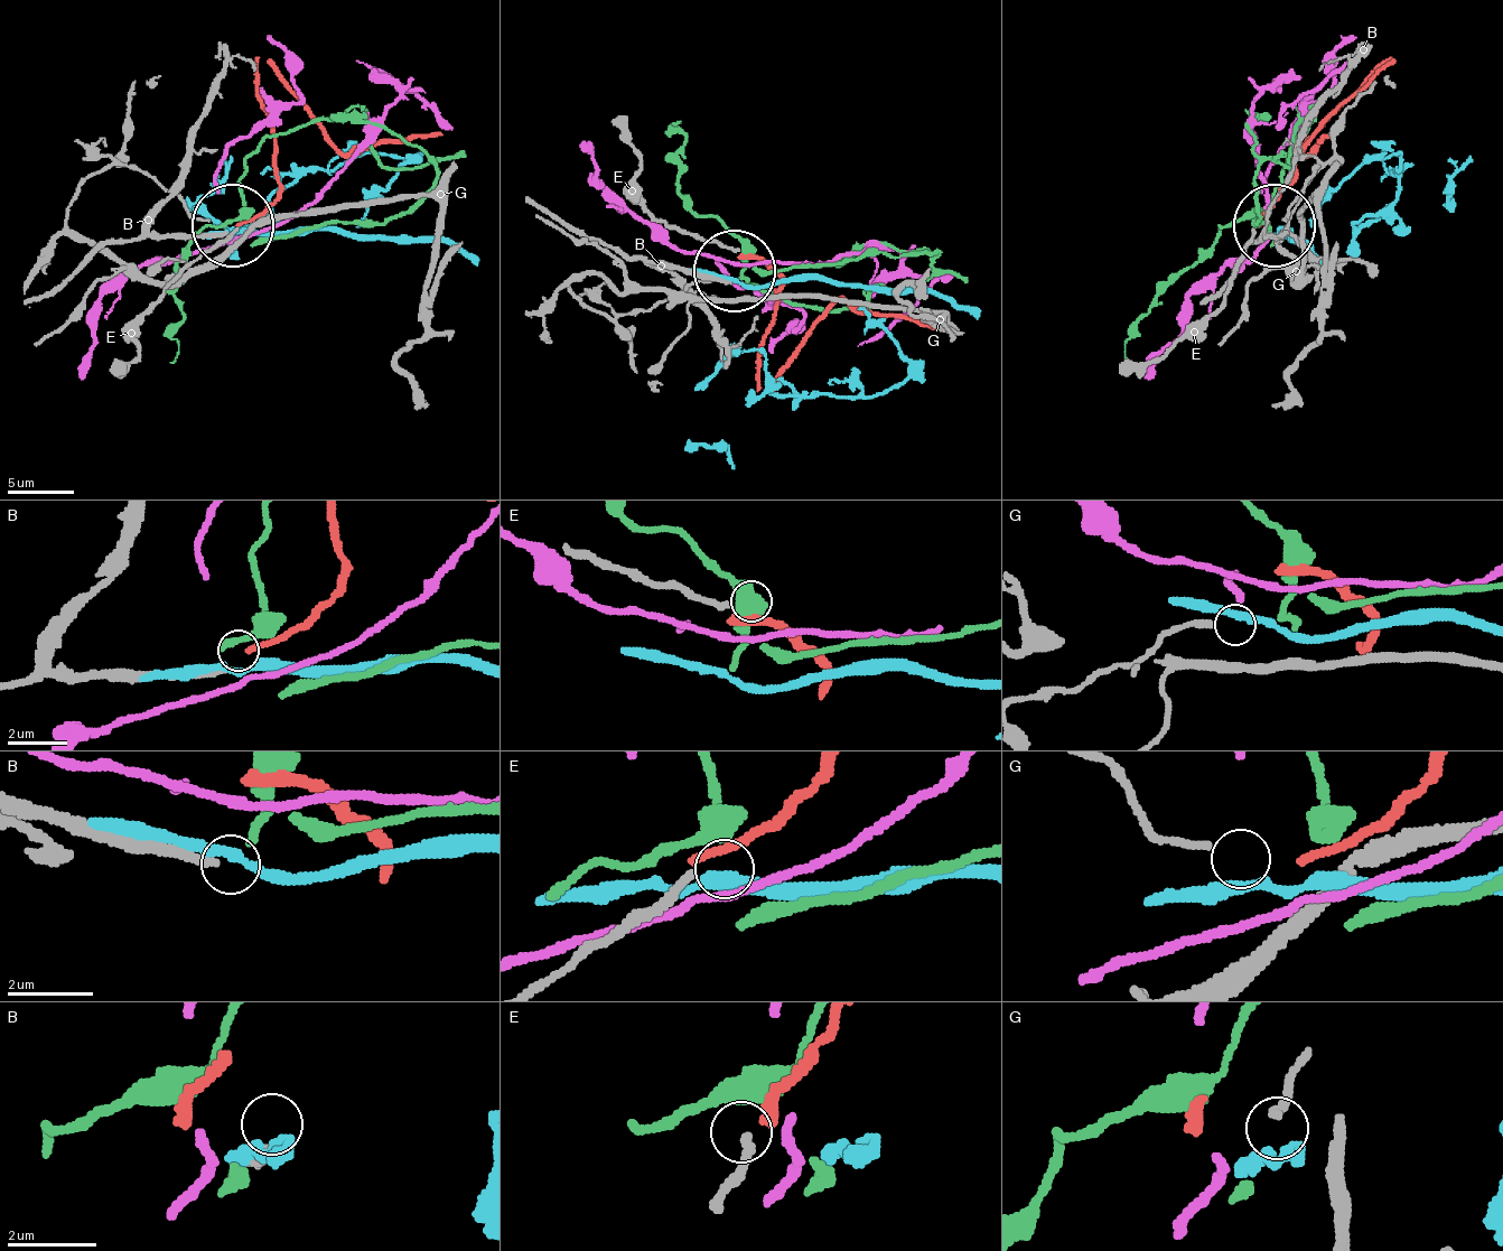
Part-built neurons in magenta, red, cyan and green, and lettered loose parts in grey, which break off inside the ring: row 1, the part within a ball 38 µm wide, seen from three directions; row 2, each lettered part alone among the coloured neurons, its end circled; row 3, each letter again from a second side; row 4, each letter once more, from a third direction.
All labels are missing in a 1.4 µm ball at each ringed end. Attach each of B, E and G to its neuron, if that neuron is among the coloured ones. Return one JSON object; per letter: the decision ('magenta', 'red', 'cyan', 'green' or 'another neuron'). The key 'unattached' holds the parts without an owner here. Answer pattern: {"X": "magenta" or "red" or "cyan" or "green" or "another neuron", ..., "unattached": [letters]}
{"B": "another neuron", "E": "another neuron", "G": "another neuron", "unattached": ["B", "E", "G"]}

